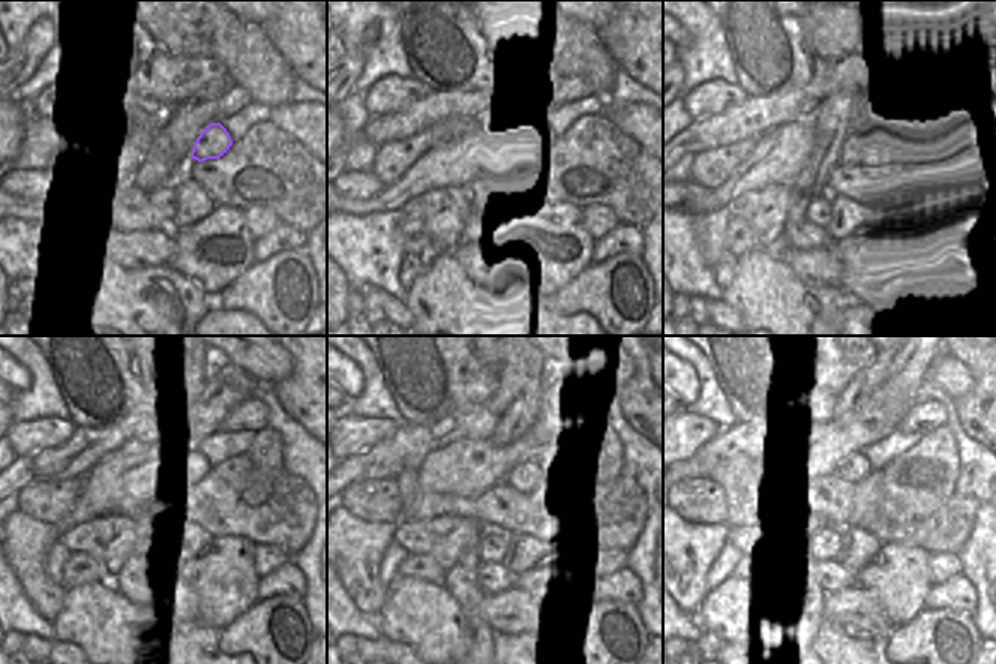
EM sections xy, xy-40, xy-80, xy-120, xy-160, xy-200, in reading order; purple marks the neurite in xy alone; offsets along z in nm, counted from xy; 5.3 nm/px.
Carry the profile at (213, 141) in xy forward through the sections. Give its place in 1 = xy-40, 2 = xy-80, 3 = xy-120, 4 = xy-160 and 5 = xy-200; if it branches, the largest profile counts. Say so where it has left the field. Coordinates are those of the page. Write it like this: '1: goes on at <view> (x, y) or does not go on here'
1: goes on at xy-40 (548, 140)
2: goes on at xy-80 (881, 137)
3: goes on at xy-120 (204, 471)
4: goes on at xy-160 (527, 475)
5: goes on at xy-200 (854, 469)

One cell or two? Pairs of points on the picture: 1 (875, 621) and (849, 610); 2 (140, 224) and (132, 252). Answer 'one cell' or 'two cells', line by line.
1: one cell
2: two cells

